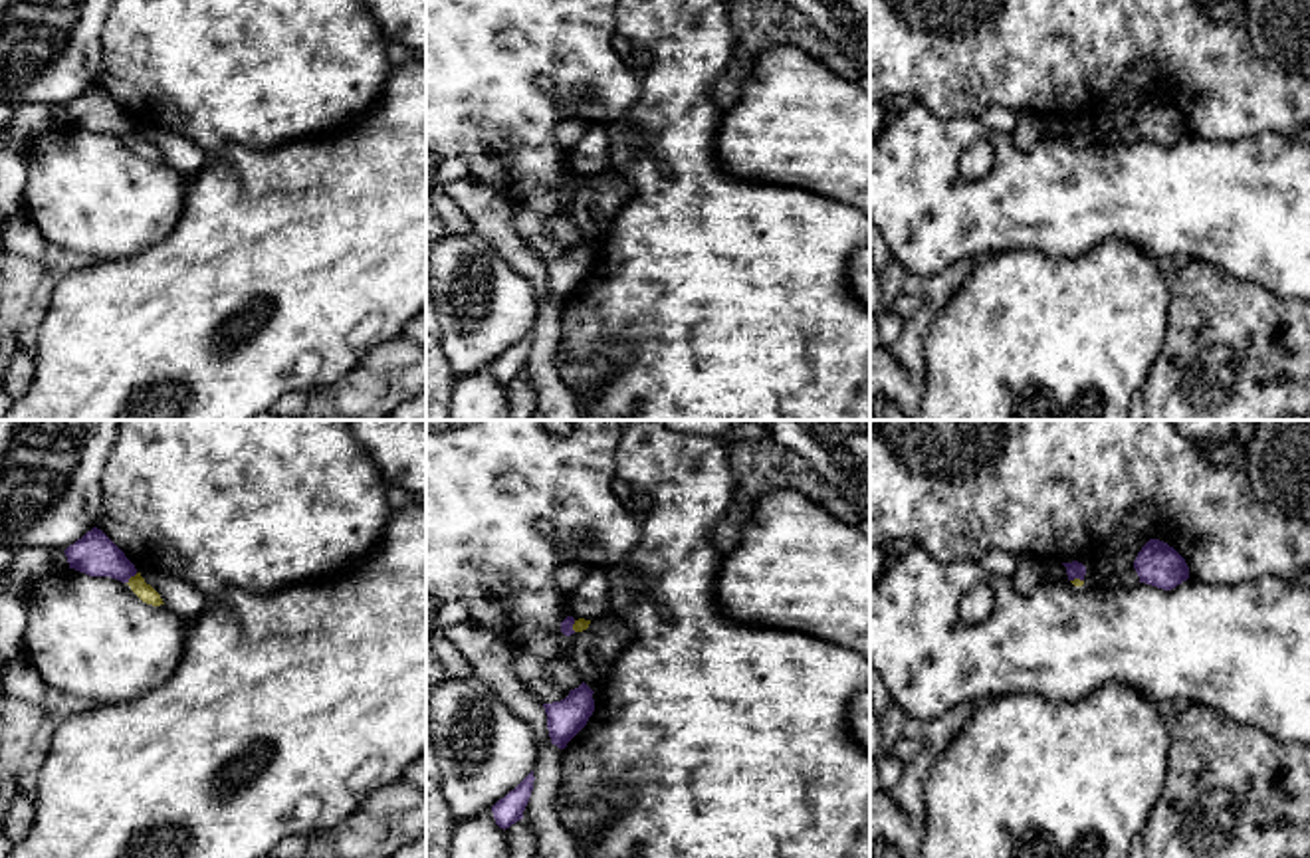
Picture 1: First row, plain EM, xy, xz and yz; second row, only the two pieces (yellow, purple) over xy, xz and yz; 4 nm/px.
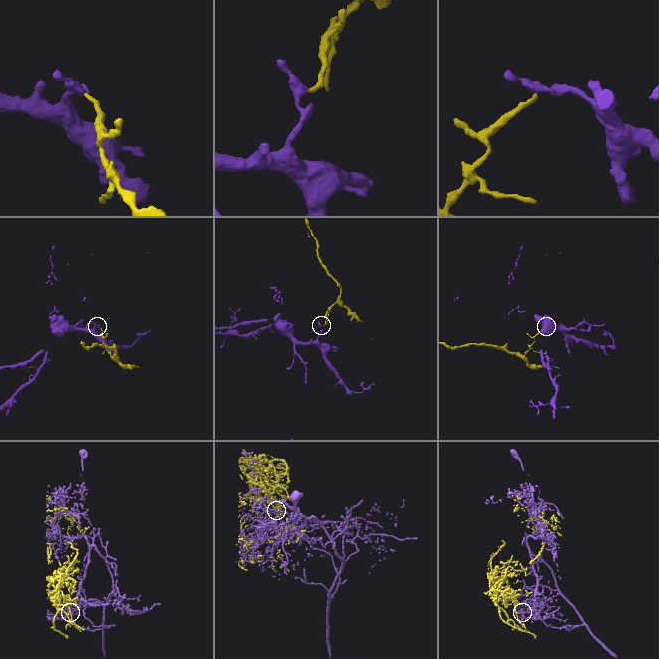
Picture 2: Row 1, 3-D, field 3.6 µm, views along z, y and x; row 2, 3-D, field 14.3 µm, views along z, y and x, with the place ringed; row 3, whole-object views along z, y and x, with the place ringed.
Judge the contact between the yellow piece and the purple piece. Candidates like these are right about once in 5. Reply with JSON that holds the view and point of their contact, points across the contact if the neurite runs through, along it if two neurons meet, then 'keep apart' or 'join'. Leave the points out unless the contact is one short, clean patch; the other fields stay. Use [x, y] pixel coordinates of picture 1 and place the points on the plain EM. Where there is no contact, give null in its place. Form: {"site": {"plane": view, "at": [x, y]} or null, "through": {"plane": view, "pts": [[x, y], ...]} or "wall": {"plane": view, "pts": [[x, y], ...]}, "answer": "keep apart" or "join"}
{"site": {"plane": "xy", "at": [131, 133]}, "wall": {"plane": "xy", "pts": [[137, 129], [127, 139]]}, "answer": "keep apart"}

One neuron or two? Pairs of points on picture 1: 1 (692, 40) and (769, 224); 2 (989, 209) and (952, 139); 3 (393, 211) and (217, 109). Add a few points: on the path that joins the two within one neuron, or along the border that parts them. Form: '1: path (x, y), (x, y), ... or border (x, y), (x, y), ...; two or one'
1: path (682, 90), (682, 149), (720, 187); one
2: path (968, 207), (946, 185), (946, 161); one
3: border (324, 133), (264, 149), (230, 145); two

